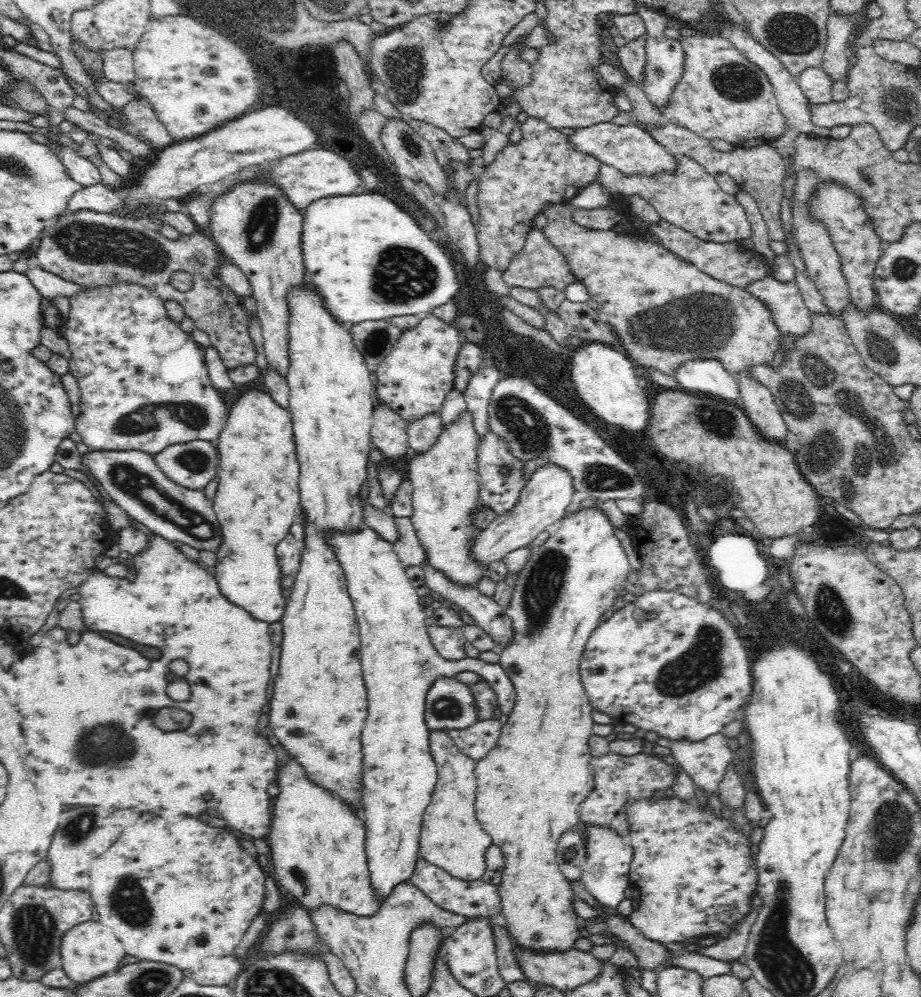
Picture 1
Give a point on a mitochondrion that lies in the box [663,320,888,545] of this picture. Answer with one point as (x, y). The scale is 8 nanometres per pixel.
(724, 422)

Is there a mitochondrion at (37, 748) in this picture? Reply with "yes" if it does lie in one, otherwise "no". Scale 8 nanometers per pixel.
no

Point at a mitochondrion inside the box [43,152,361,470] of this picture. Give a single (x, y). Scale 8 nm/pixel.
(90, 245)

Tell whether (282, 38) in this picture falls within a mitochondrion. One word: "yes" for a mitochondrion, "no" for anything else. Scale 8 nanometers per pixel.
yes

